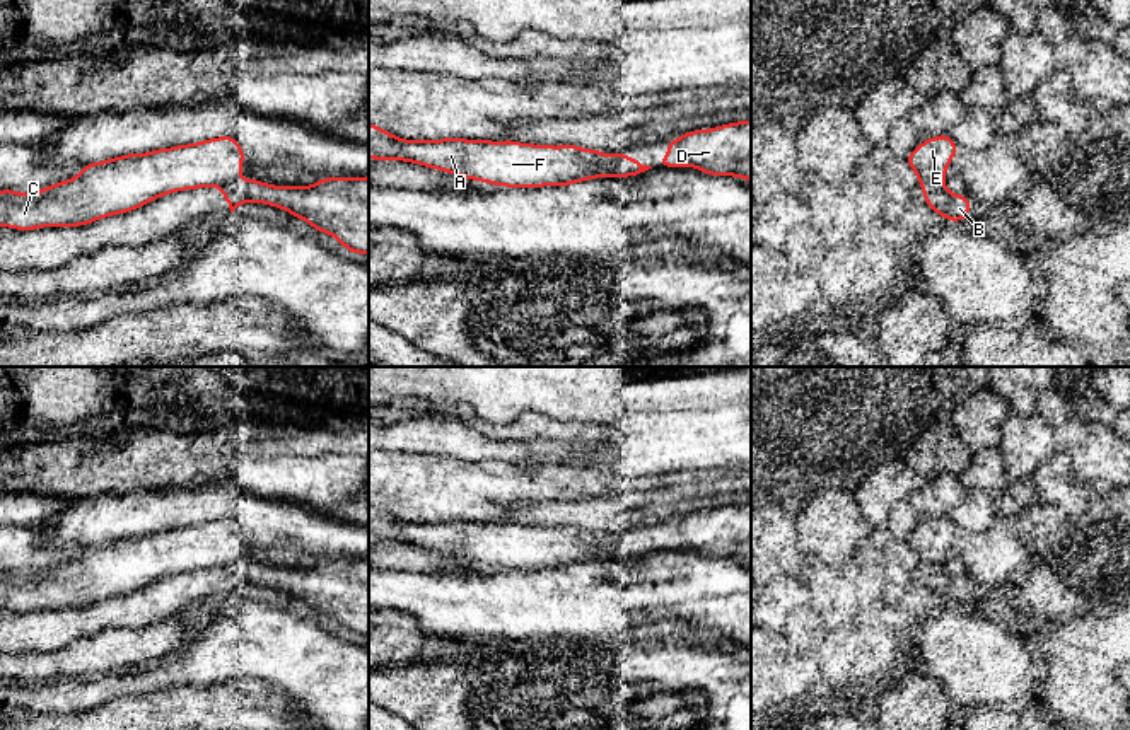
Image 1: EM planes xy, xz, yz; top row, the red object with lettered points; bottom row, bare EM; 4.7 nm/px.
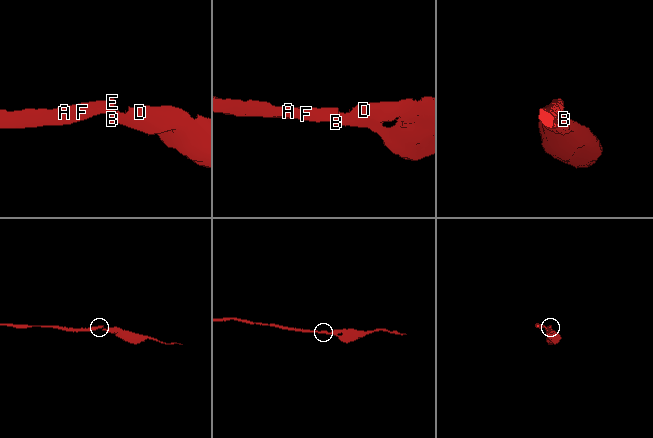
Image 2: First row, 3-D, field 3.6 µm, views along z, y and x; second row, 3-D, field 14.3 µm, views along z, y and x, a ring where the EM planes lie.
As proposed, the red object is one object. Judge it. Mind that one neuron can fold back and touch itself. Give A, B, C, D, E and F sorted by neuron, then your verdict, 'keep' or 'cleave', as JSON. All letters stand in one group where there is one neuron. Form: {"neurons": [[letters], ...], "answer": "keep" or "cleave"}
{"neurons": [["A", "C", "E", "F"], ["B", "D"]], "answer": "cleave"}

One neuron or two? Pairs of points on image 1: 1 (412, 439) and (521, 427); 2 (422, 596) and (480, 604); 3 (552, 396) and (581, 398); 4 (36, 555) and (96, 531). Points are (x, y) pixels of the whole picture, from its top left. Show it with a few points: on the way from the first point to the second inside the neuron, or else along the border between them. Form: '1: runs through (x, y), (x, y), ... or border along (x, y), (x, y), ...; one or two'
1: border along (442, 418), (471, 425), (489, 437), (519, 440); two
2: runs through (436, 599), (466, 599); one
3: runs through (559, 396), (574, 396); one
4: border along (40, 526), (45, 543), (79, 544), (82, 548); two

